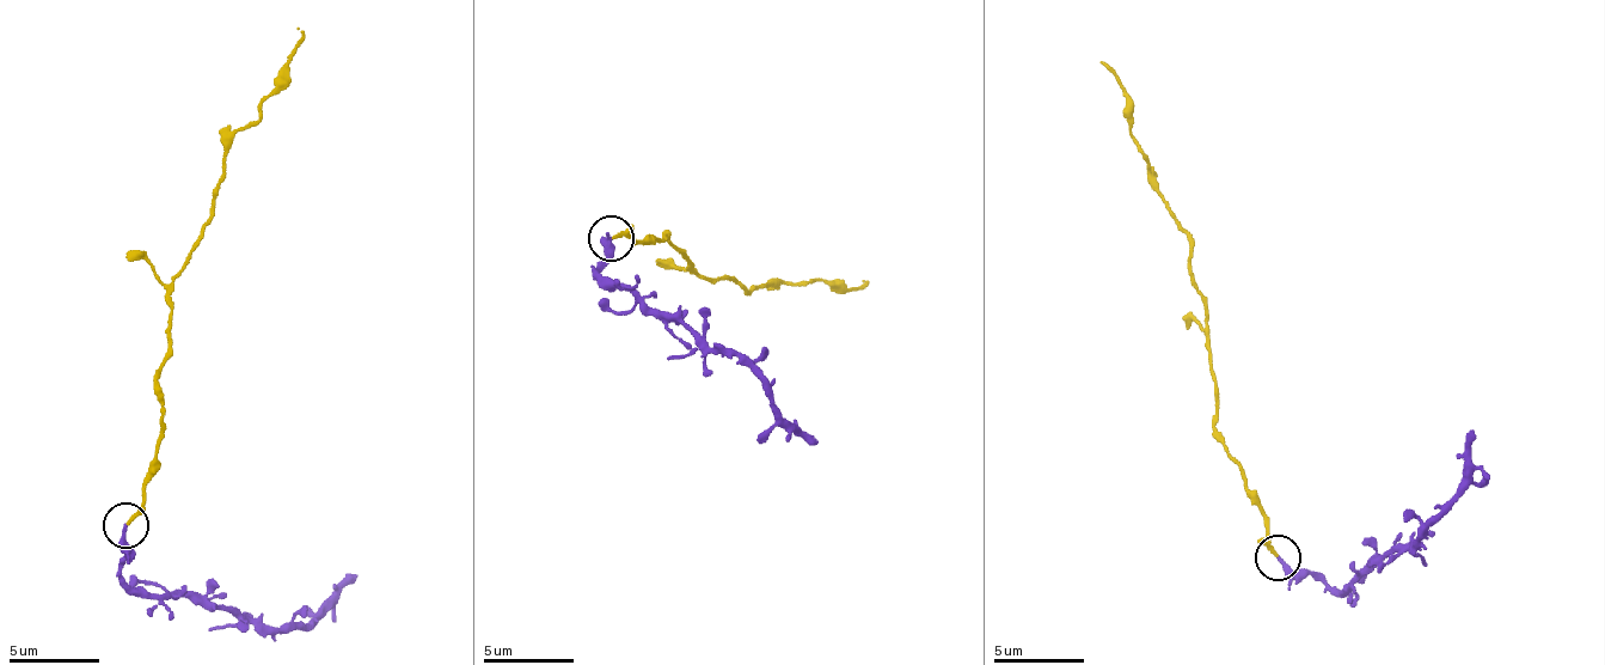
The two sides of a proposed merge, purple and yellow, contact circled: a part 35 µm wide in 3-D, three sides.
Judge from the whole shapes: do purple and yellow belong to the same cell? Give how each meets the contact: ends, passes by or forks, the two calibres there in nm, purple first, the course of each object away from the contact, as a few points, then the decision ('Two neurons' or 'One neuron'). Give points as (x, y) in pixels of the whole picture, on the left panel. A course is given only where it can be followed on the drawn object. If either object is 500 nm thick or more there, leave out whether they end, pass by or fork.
At the ring purple ends. At the ring yellow ends. Thickness 240 nm (purple) against 180 nm. Course of purple: (127, 526), (120, 569), (130, 587), (238, 609), (253, 627), (287, 633), (323, 610), (356, 575). Course of yellow: (127, 526), (163, 433), (159, 380), (172, 276), (202, 232), (230, 145), (258, 116), (299, 26). Two neurons

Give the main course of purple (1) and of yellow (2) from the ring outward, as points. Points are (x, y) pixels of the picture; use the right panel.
1: (1276, 557), (1335, 593), (1398, 544), (1410, 550), (1459, 484), (1474, 429)
2: (1276, 557), (1266, 510), (1213, 426), (1217, 389), (1188, 232), (1137, 151), (1129, 97), (1100, 61)

